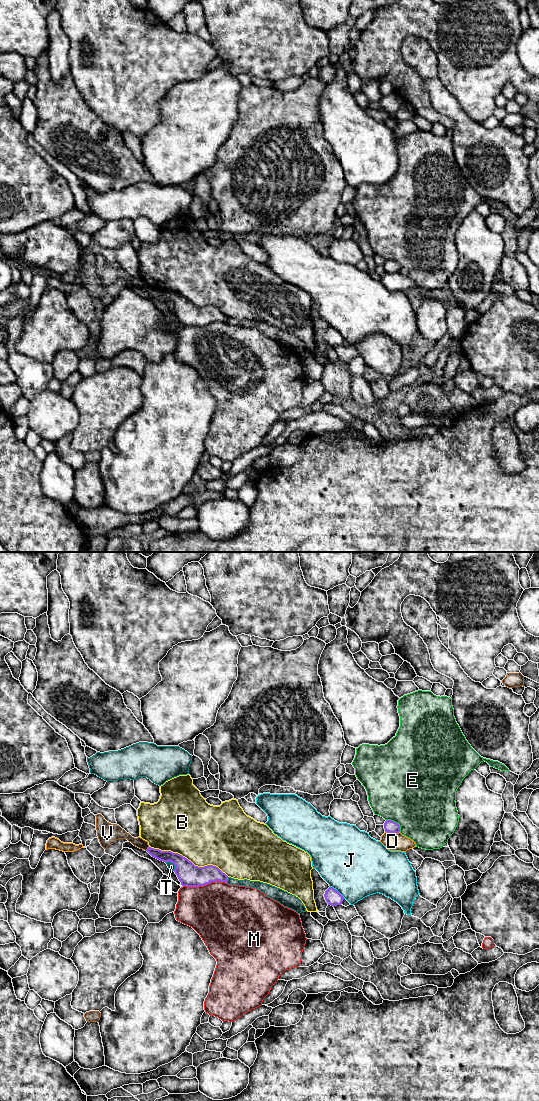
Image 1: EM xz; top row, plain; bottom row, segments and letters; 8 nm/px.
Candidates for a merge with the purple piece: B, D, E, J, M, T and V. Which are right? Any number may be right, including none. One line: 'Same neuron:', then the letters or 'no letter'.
Same neuron: no letter

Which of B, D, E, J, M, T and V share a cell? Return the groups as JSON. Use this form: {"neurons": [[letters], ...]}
{"neurons": [["B"], ["D"], ["E"], ["J"], ["M"], ["T"], ["V"]]}

